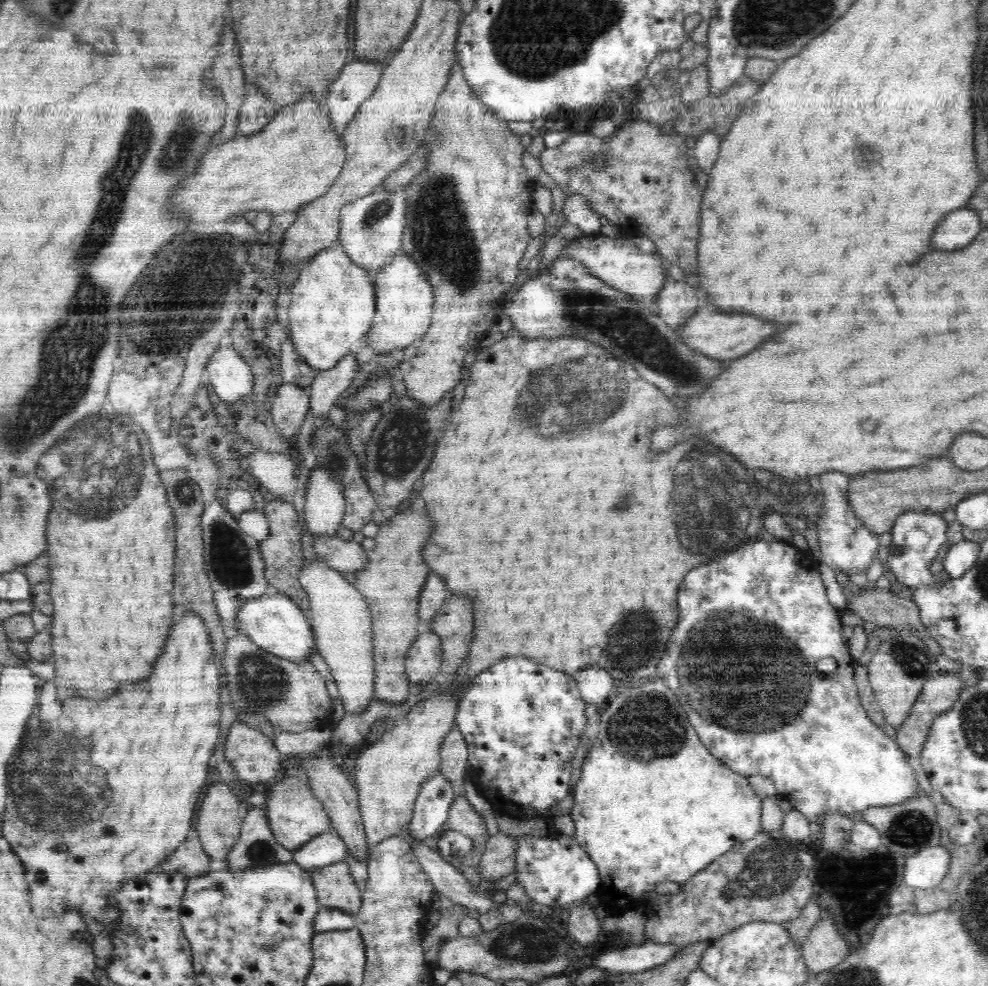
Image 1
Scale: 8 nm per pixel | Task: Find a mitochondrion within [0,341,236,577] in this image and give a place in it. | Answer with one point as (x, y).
(100, 472)

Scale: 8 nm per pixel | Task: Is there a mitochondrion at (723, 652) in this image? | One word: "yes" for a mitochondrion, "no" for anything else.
yes

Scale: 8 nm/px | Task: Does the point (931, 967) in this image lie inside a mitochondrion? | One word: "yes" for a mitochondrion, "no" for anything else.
no

